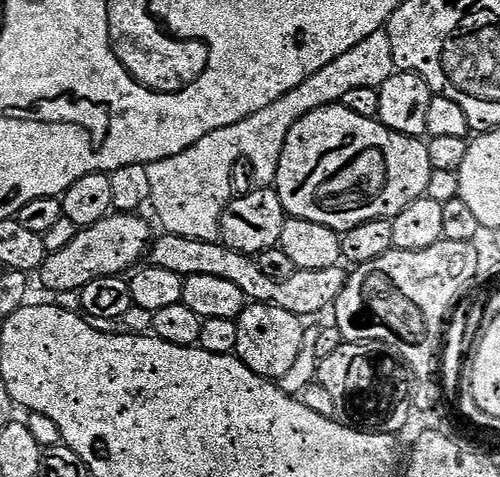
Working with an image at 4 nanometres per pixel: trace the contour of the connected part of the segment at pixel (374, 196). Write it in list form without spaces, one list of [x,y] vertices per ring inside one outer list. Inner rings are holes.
[[[343,103],[314,110],[296,123],[286,138],[274,181],[285,213],[298,220],[318,222],[343,234],[354,226],[362,226],[362,222],[392,220],[406,210],[406,206],[421,199],[427,193],[424,191],[428,183],[434,179],[427,143],[380,123],[379,119],[371,120],[353,114],[344,108]]]

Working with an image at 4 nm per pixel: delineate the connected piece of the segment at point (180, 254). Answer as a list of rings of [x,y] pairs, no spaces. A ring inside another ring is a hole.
[[[160,234],[155,237],[150,249],[150,264],[153,268],[174,270],[174,274],[185,278],[198,274],[210,274],[210,278],[226,278],[226,282],[234,282],[238,290],[251,303],[278,306],[290,314],[307,318],[316,316],[333,307],[343,297],[344,288],[348,284],[349,273],[337,266],[326,270],[298,270],[294,278],[286,278],[286,282],[274,282],[267,274],[262,274],[259,263],[253,257],[242,254],[238,250],[230,250],[223,242],[195,241],[175,235]]]

